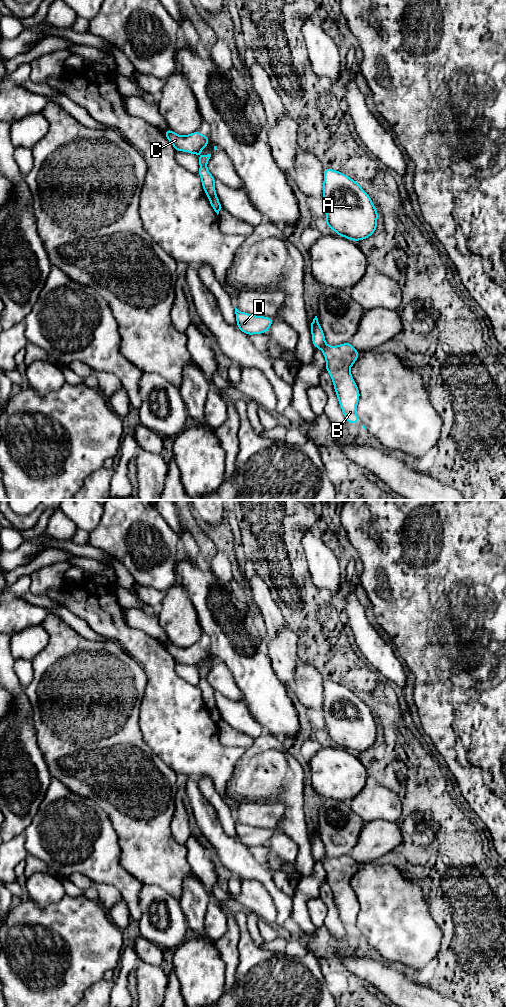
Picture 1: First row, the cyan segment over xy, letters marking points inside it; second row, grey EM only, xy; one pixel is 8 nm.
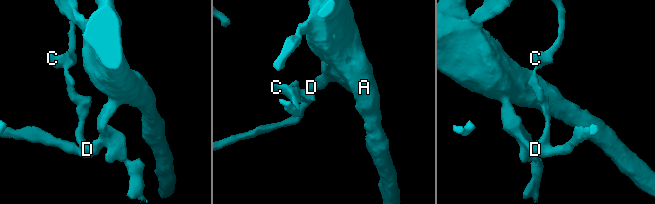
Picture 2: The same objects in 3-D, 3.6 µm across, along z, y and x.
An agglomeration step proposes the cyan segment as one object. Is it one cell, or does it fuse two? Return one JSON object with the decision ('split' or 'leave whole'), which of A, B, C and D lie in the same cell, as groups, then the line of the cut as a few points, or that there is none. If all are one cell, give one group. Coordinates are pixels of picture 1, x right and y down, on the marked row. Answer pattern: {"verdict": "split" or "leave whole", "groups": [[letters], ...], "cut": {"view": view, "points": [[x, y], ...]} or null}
{"verdict": "leave whole", "groups": [["A", "B", "C", "D"]], "cut": null}

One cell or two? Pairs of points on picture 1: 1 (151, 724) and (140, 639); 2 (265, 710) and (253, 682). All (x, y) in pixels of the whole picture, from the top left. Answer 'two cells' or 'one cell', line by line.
1: one cell
2: one cell

